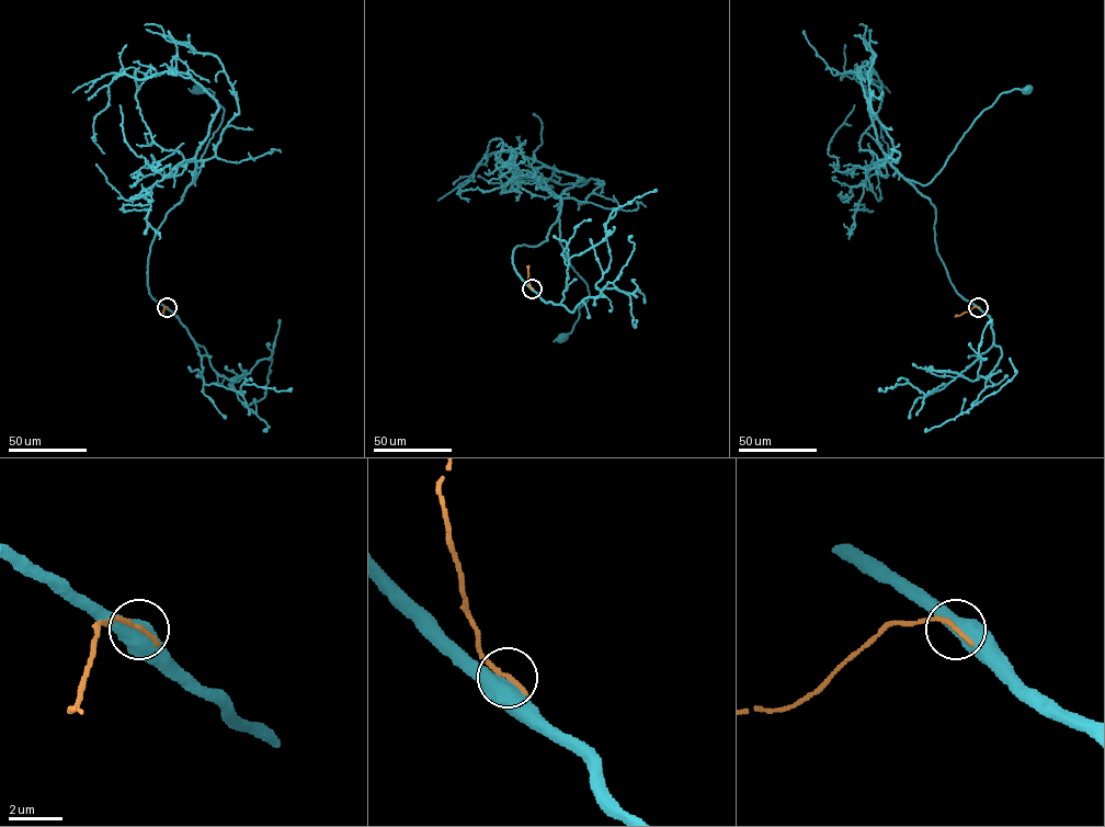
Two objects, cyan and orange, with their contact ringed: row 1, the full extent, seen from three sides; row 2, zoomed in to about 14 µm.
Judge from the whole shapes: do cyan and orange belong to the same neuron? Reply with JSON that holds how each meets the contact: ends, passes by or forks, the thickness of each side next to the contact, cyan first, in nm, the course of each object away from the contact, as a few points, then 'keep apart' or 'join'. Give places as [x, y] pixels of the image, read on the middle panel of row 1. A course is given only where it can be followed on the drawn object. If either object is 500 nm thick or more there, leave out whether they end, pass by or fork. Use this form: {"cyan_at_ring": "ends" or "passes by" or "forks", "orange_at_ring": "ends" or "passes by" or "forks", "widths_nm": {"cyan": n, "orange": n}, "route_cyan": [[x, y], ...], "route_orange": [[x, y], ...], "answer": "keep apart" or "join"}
{"widths_nm": {"cyan": 550, "orange": 240}, "route_cyan": [[532, 287], [514, 268], [513, 251], [520, 245], [538, 246], [558, 217], [567, 260], [589, 295], [562, 338]], "route_orange": [[532, 287], [528, 265]], "answer": "keep apart"}

